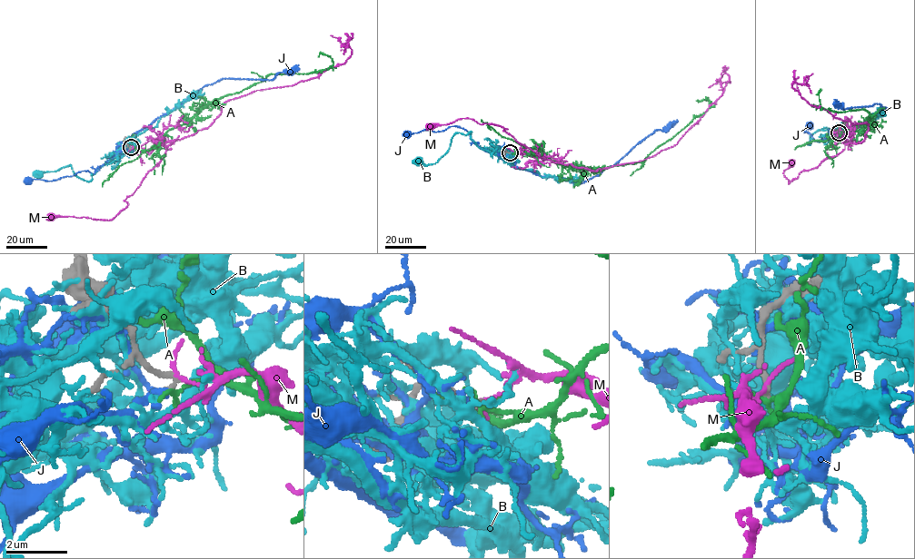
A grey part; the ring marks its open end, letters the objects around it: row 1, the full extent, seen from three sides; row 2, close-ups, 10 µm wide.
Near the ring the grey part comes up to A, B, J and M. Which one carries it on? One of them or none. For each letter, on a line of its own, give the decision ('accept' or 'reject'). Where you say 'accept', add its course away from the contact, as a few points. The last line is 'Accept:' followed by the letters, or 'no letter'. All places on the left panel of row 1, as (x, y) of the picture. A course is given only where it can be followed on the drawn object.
A: reject
B: reject
J: reject
M: reject
Accept: no letter

